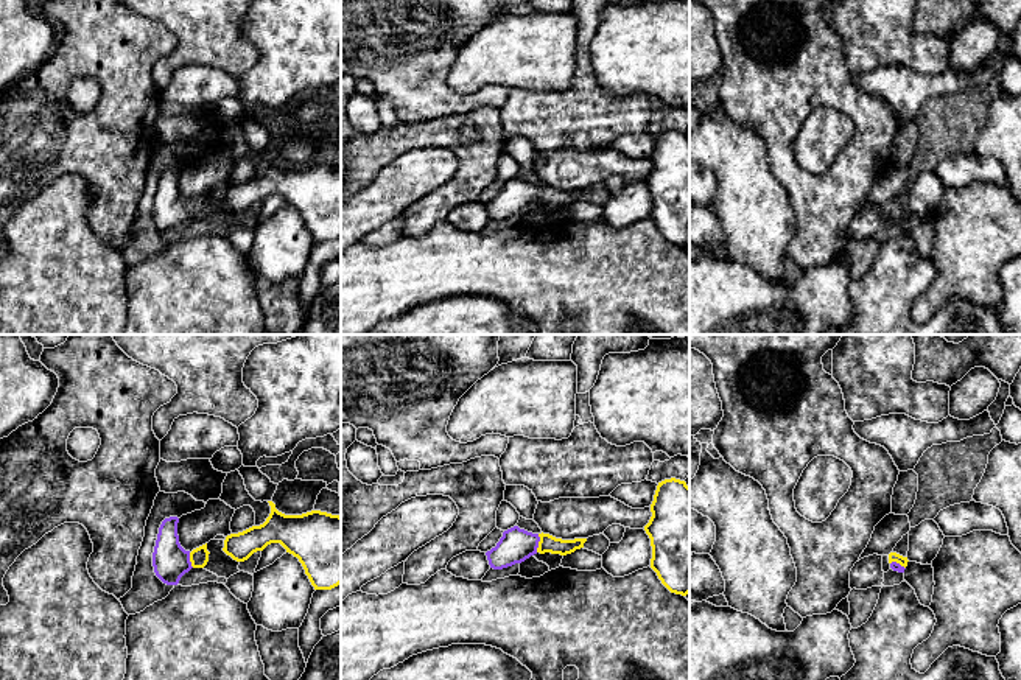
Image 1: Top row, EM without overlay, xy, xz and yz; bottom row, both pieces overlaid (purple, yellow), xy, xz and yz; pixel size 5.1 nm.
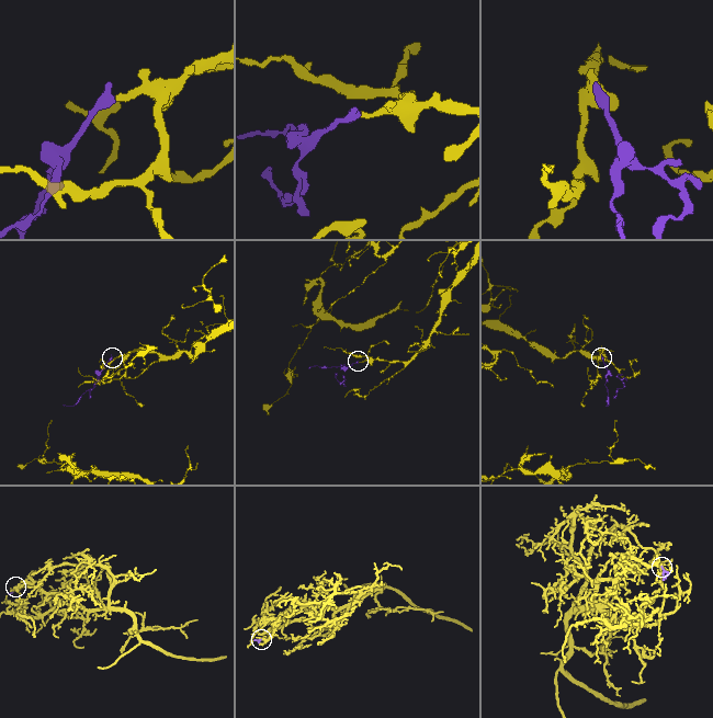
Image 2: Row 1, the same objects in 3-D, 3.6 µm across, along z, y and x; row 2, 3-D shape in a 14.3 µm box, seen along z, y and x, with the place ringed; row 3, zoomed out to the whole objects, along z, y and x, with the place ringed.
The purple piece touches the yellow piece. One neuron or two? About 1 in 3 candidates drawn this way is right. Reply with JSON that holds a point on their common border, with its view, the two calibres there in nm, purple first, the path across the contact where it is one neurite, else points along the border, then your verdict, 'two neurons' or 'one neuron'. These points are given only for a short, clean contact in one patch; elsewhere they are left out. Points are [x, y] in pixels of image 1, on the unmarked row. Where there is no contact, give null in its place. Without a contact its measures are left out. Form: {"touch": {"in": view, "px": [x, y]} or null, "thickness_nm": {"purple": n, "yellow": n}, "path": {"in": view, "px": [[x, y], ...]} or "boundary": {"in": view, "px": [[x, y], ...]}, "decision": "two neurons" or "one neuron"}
{"touch": {"in": "xz", "px": [537, 195]}, "thickness_nm": {"purple": 170, "yellow": 90}, "path": {"in": "xz", "px": [[515, 196], [537, 195], [548, 195]]}, "decision": "one neuron"}

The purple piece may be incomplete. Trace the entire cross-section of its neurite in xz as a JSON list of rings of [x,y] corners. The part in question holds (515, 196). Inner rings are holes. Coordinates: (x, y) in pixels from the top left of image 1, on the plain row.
[[[518,177],[503,184],[495,199],[486,204],[490,219],[503,221],[521,215],[531,207],[551,204],[567,207],[584,199],[587,190],[562,191],[549,185],[532,185]]]

